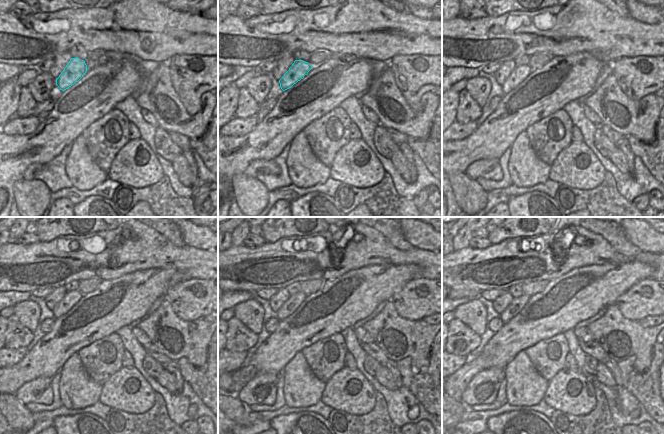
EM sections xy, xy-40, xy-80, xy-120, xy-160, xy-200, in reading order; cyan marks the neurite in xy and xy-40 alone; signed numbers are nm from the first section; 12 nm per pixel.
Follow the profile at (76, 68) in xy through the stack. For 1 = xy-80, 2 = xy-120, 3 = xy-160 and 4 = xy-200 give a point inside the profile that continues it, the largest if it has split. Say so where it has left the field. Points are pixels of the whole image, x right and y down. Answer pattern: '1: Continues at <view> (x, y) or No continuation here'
1: Continues at xy-80 (520, 73)
2: Continues at xy-120 (70, 298)
3: Continues at xy-160 (291, 305)
4: Continues at xy-200 (517, 304)

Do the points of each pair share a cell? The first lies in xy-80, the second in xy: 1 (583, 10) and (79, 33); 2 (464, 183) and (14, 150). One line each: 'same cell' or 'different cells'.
1: same cell
2: different cells

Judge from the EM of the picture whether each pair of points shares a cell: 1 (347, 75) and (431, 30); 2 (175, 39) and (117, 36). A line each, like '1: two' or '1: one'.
1: two
2: one

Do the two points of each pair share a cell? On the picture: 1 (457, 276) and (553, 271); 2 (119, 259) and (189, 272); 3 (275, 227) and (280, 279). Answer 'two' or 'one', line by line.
1: one
2: one
3: two

